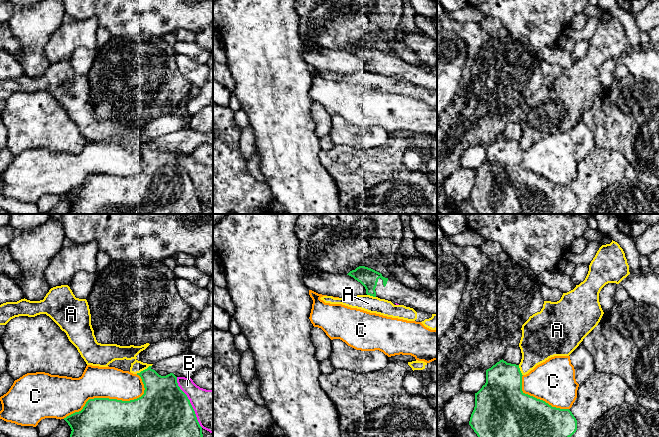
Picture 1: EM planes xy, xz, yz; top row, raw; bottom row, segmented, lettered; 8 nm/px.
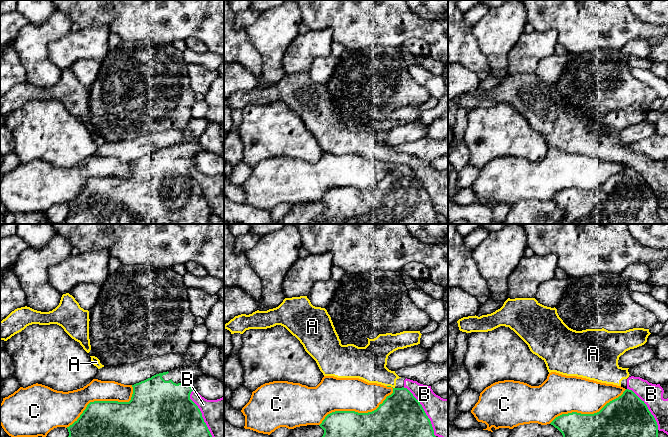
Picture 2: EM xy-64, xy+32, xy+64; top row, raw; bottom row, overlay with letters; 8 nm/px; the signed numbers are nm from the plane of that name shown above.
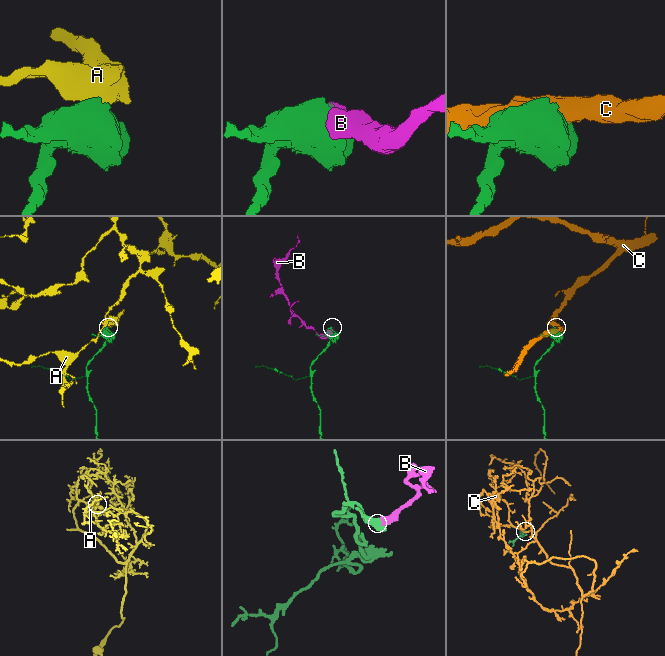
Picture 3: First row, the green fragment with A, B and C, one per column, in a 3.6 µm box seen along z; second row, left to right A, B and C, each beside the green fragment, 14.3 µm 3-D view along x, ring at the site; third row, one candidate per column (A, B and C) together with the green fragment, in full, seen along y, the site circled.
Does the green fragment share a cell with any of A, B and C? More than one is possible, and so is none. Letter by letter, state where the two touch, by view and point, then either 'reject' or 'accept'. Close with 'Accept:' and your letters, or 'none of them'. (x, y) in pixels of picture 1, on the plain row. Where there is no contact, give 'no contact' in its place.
A: xy (143, 146) | reject
B: xy (189, 178) | reject
C: xy (110, 175) | reject
Accept: none of them

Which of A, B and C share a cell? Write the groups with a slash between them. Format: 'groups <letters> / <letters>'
groups A B / C

